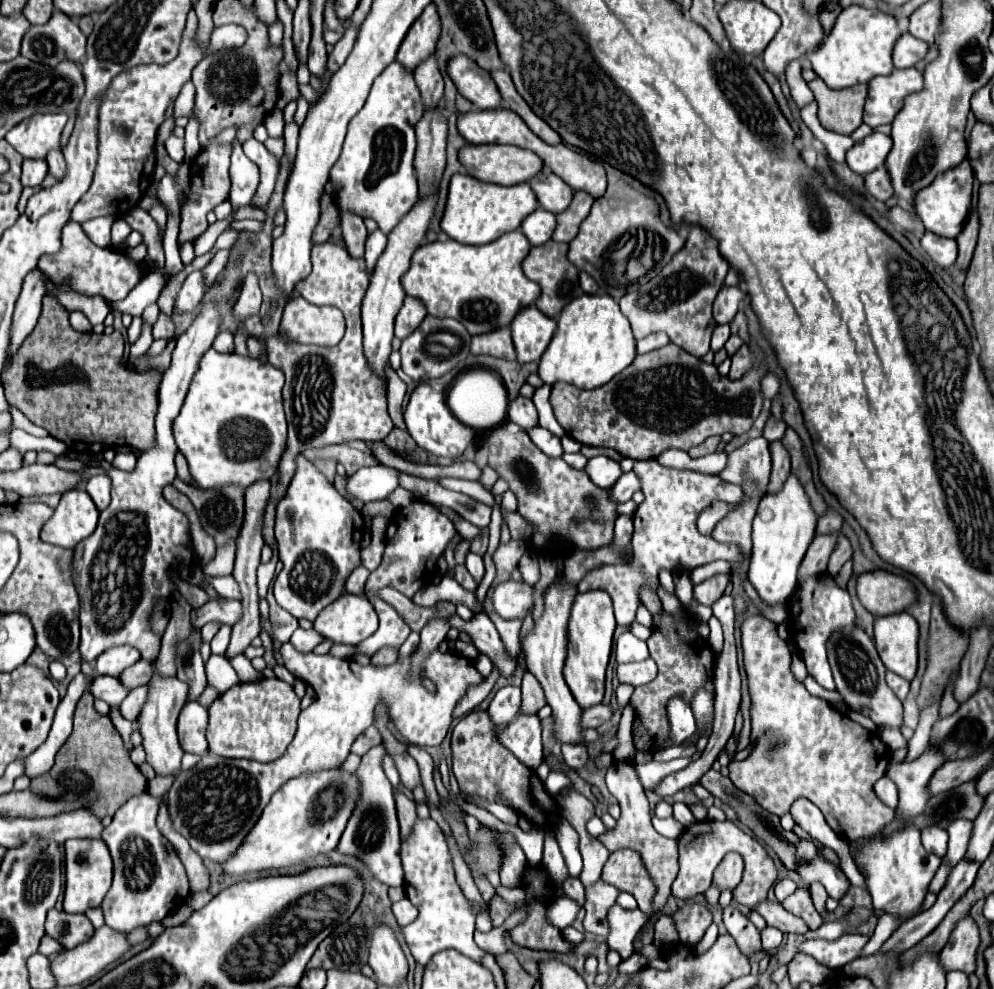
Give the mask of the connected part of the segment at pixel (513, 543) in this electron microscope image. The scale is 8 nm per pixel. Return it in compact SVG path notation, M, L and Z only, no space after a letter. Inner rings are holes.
M510 540L508 544L498 546L498 550L492 554L494 564L496 564L494 584L510 579L511 573L518 566L518 562L525 552L526 544L524 544L524 540Z

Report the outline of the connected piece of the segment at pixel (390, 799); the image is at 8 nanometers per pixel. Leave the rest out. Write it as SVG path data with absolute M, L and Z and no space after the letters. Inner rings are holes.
M374 746L370 752L362 756L362 764L356 770L356 778L360 782L360 798L356 808L346 824L346 830L338 842L338 852L346 856L354 856L366 864L366 868L388 886L404 884L404 870L400 868L400 826L396 816L394 788L386 778L380 760L386 754L384 746Z

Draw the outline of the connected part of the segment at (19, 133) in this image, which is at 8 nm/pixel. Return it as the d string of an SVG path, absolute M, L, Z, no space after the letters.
M40 114L14 126L6 140L22 158L46 158L52 148L62 150L62 130L66 126L66 114Z

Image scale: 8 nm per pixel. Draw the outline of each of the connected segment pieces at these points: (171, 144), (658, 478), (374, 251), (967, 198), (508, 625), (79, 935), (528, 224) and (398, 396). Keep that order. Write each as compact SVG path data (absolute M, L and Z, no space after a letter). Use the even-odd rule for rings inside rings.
M174 132L170 134L170 138L166 140L166 150L170 154L172 160L182 162L184 160L184 138L178 138Z
M654 458L636 462L634 470L642 480L642 492L646 496L646 500L638 506L634 514L634 560L626 566L596 568L580 582L580 592L606 590L612 596L616 622L622 626L630 626L634 622L636 610L642 606L642 586L648 586L654 594L658 592L660 570L674 572L681 566L692 570L714 560L732 560L736 556L736 550L732 550L728 544L716 544L714 538L698 534L696 516L712 500L736 504L742 498L742 488L724 482L718 474L676 470L662 466Z
M376 228L366 238L366 254L364 254L364 258L366 258L366 266L368 266L370 272L374 270L374 264L378 260L378 256L384 252L384 248L386 248L386 234L380 228Z
M964 160L956 168L950 168L948 172L942 172L940 176L936 176L936 180L928 188L924 188L924 192L918 192L916 200L914 200L916 214L924 222L924 228L930 232L936 232L938 236L944 236L944 238L956 238L960 234L964 220L968 216L968 210L970 210L972 186L974 186L974 176L972 176L972 168L970 168L968 160Z
M488 592L486 602L484 602L484 612L492 618L492 622L494 622L496 630L498 630L498 634L500 634L500 638L502 638L504 646L506 646L508 656L518 658L518 652L520 652L519 632L522 627L523 620L505 620L498 618L496 614L492 614L492 612L490 612L490 592Z
M52 908L46 920L46 934L58 940L68 950L90 940L94 934L94 926L86 918L86 914L68 914Z
M538 208L522 222L522 232L526 234L532 246L546 244L552 238L554 230L556 230L556 216L552 212L544 212L544 208Z
M390 364L386 368L386 374L388 374L388 412L390 412L390 418L394 420L394 426L404 430L400 406L402 406L402 398L406 394L406 384L396 376L396 372Z

